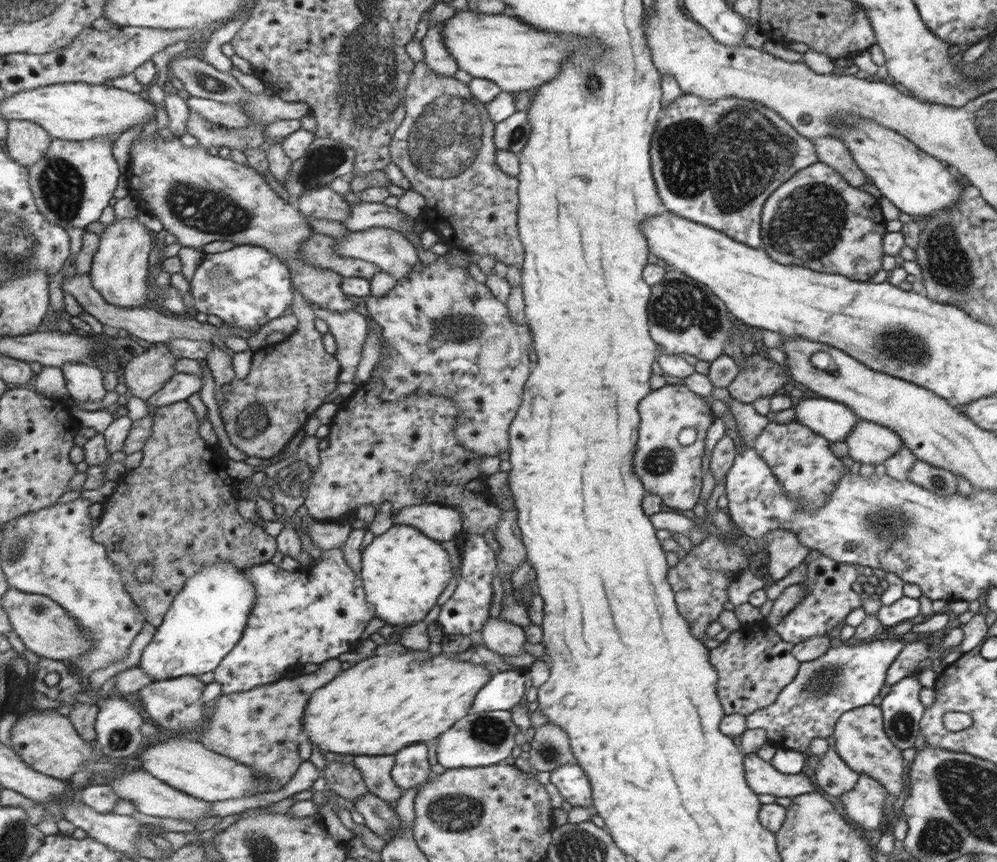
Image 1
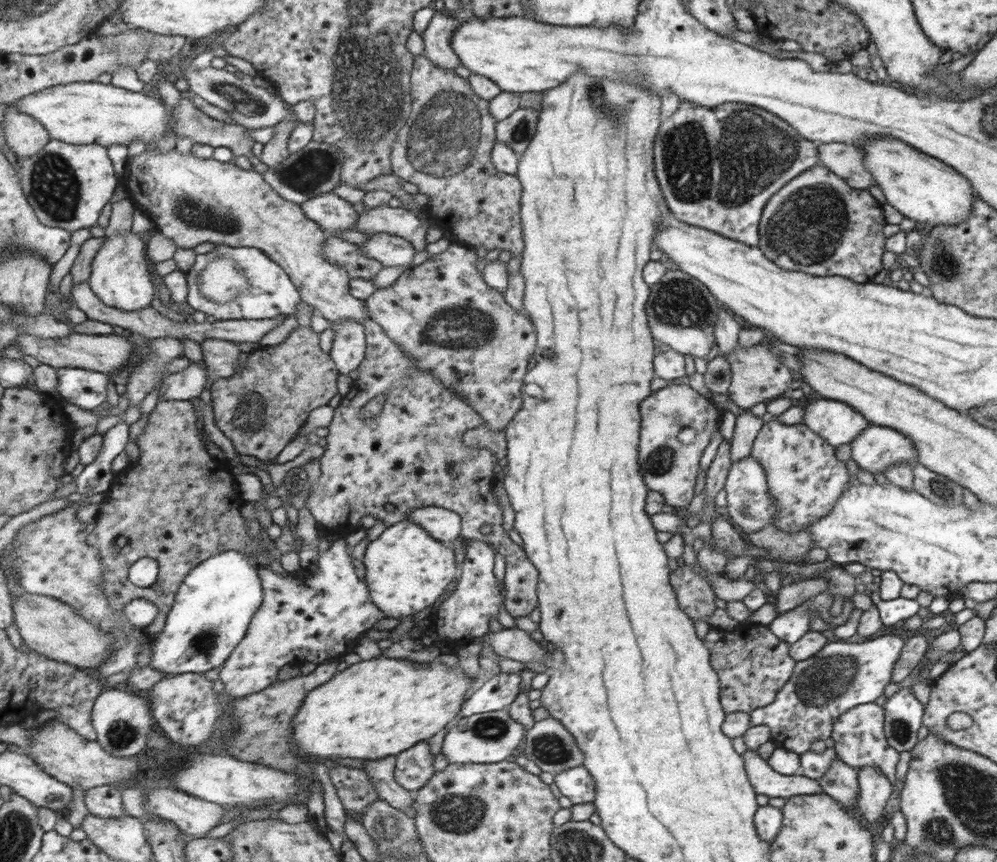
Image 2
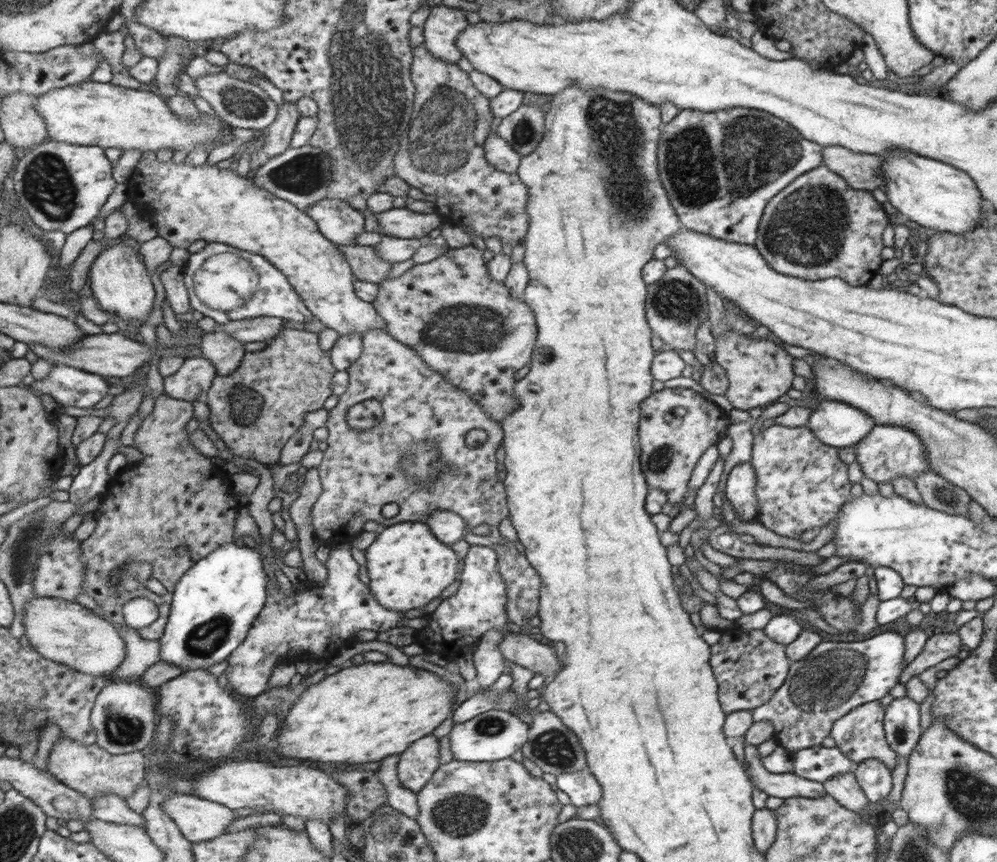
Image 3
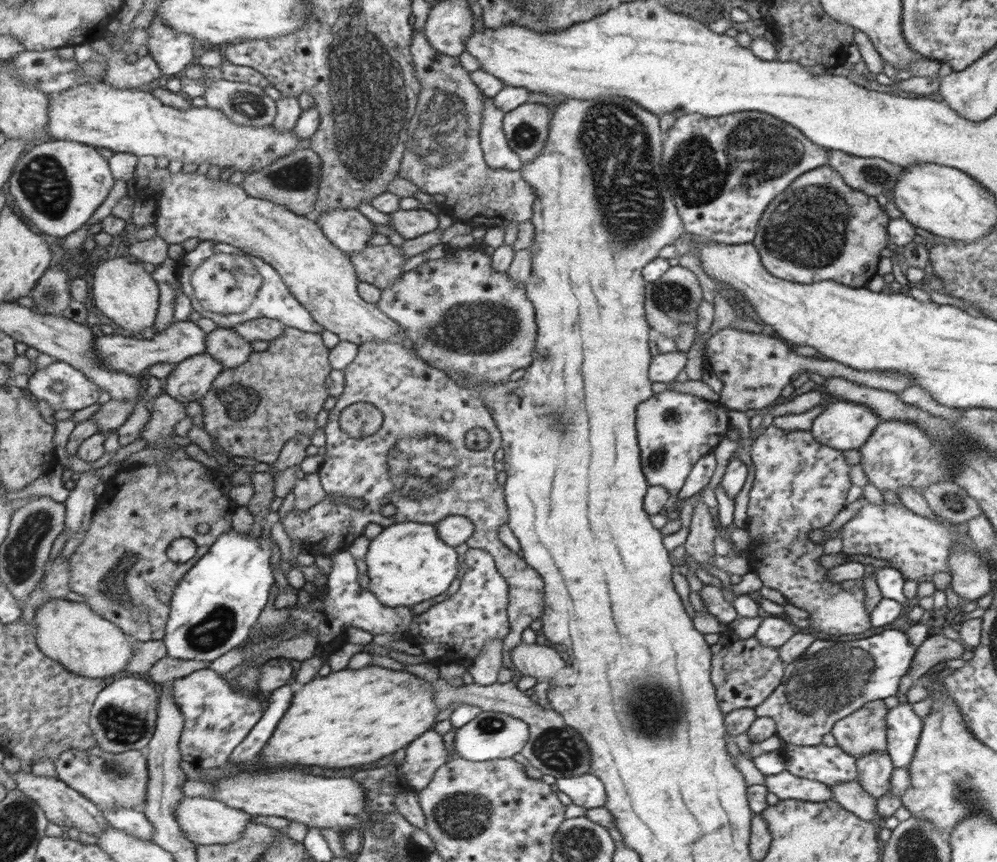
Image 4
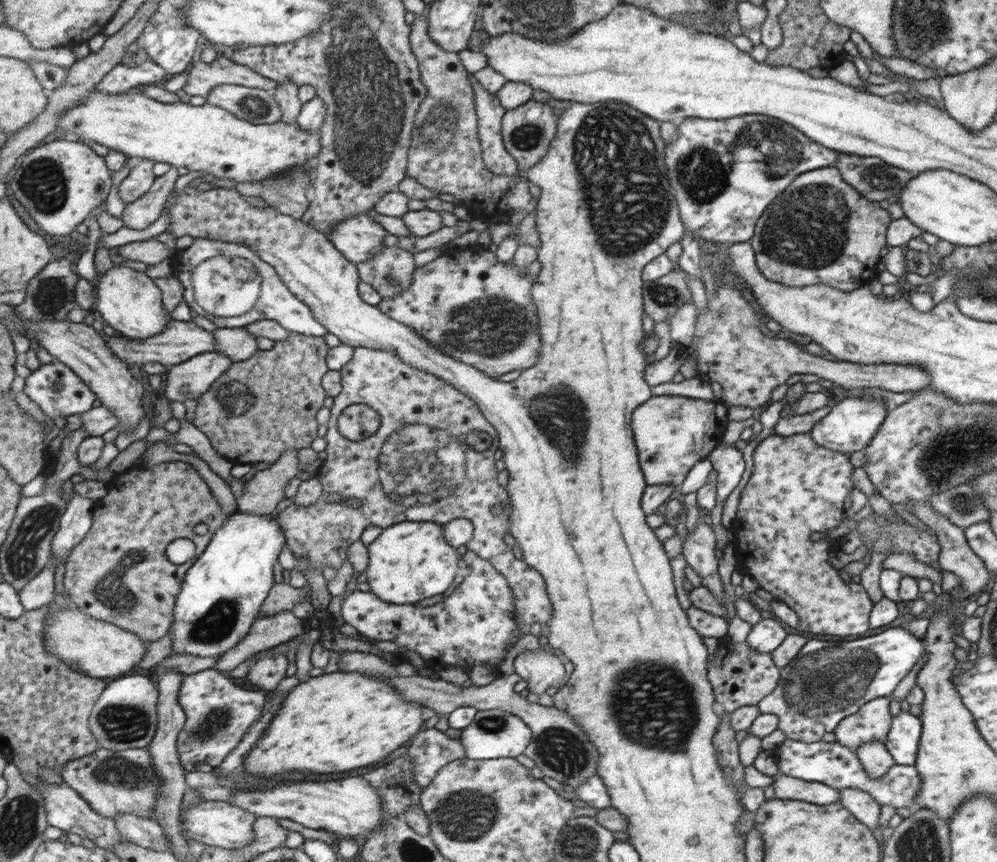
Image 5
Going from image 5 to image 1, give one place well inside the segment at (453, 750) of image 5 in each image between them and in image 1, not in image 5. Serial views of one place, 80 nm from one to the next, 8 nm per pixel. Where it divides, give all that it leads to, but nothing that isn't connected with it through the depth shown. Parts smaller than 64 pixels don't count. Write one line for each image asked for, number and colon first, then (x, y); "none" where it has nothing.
1: (410, 768)
2: (412, 769)
3: (414, 767)
4: (422, 757)

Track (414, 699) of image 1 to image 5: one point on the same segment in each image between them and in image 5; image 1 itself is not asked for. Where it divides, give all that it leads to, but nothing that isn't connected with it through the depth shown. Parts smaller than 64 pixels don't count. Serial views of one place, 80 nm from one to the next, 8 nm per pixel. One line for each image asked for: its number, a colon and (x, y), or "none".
2: (351, 716)
3: (384, 708)
4: (350, 717)
5: (339, 721)

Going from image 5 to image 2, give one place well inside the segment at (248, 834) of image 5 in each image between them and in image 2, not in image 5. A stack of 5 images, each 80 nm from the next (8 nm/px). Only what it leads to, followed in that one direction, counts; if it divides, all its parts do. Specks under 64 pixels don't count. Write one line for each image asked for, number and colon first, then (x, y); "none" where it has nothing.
2: (195, 817)
3: (200, 819)
4: (205, 821)

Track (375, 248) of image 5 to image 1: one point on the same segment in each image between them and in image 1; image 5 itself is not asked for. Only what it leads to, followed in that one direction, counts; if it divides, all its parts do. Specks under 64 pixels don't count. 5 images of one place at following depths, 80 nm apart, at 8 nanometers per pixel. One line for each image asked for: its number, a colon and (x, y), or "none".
1: (321, 202)
2: (334, 214)
3: (341, 223)
4: (349, 230)

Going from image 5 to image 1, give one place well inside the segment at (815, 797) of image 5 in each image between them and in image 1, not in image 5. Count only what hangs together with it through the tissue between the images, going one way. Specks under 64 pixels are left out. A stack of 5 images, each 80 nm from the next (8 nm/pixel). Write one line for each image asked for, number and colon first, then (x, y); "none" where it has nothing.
1: (762, 778)
2: (768, 782)
3: (787, 785)
4: (784, 785)

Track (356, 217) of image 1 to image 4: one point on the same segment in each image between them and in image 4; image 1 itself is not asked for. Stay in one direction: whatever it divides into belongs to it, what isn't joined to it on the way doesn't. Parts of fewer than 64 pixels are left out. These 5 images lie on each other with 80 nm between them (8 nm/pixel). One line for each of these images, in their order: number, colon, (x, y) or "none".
2: (397, 221)
3: (398, 222)
4: (408, 223)

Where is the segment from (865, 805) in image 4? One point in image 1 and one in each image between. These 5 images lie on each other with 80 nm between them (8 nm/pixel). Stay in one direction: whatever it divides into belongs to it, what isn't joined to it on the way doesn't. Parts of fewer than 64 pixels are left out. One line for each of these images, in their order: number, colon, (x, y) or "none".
1: (833, 776)
2: (840, 782)
3: (843, 788)

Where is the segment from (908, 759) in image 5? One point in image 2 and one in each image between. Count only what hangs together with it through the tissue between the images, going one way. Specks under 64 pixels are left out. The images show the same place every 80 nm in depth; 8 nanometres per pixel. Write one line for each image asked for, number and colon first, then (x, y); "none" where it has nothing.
2: (902, 713)
3: (900, 724)
4: (902, 727)

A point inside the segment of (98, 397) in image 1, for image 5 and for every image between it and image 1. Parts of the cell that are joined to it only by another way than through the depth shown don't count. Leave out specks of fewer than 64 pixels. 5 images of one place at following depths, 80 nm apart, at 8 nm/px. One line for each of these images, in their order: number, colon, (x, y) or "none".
2: (87, 389)
3: (69, 386)
4: (64, 387)
5: (57, 389)

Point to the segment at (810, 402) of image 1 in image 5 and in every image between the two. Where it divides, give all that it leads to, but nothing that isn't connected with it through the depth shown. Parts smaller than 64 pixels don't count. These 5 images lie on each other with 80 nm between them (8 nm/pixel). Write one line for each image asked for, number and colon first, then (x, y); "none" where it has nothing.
2: (837, 422)
3: (836, 424)
4: (844, 425)
5: (850, 424)

